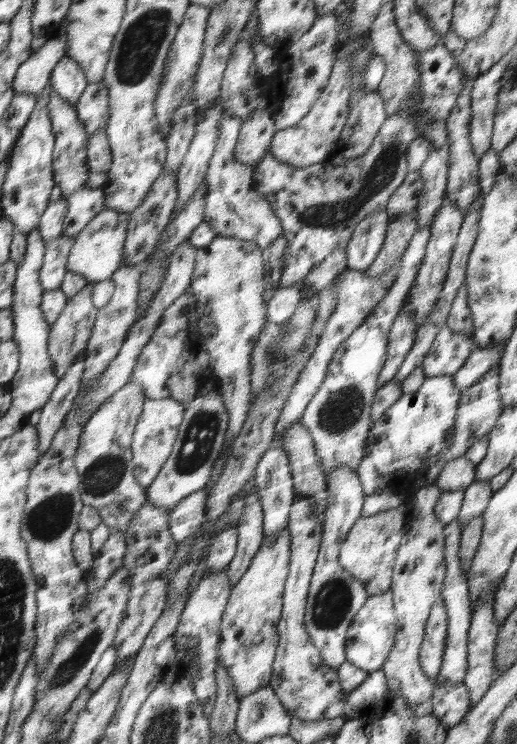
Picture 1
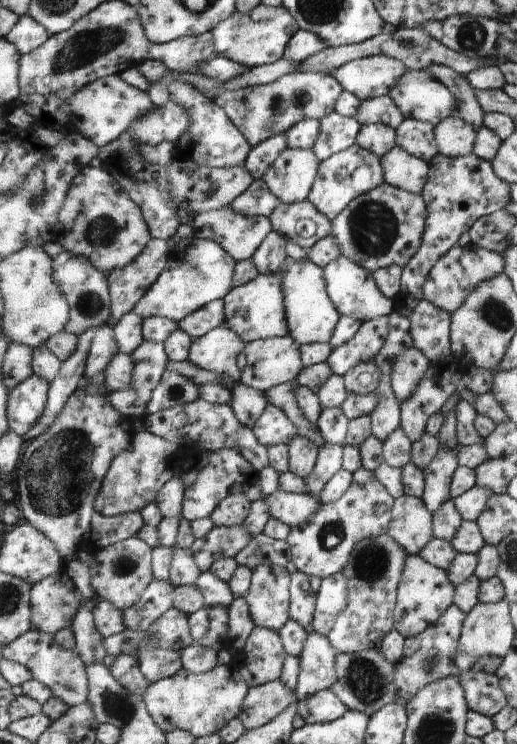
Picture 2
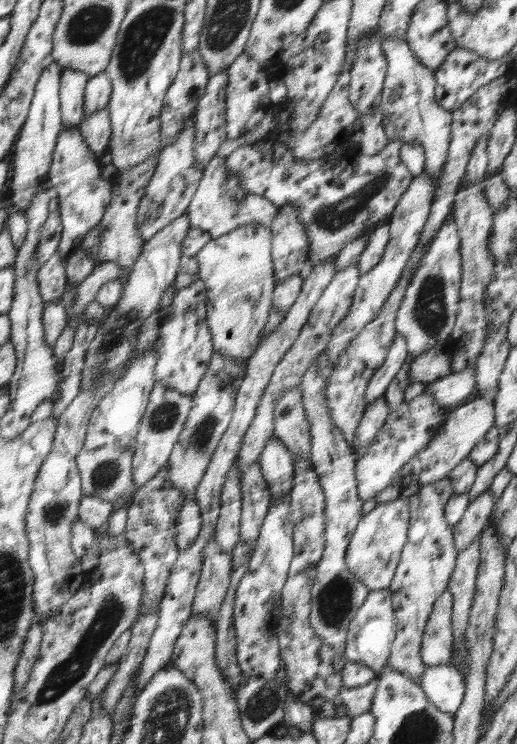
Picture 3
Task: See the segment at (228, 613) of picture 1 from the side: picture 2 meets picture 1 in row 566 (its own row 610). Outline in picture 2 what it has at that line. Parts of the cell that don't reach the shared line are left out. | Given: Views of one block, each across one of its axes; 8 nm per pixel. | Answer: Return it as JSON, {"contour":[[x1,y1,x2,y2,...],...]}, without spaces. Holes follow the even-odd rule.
{"contour":[[259,565,252,570,251,584,245,595,255,627,278,633,290,619,292,575,284,567]]}

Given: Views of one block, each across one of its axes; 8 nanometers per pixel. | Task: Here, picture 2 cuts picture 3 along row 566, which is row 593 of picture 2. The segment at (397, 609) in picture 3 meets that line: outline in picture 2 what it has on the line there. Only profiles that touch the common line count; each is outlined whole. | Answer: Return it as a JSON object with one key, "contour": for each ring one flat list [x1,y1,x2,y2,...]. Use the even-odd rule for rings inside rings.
{"contour":[[408,555,402,578,398,584,396,607,394,608,394,629,404,638,417,636,453,604,455,586,447,578,447,572,425,562,419,555]]}

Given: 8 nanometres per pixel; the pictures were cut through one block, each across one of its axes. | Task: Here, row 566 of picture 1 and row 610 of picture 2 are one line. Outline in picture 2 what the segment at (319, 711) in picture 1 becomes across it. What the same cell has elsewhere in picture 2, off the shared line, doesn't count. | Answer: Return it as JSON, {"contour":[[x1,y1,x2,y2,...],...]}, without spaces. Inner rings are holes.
{"contour":[[299,571,292,575,289,616,305,630,309,630,312,626,316,610,316,595,320,587,321,579,319,577,308,577]]}

